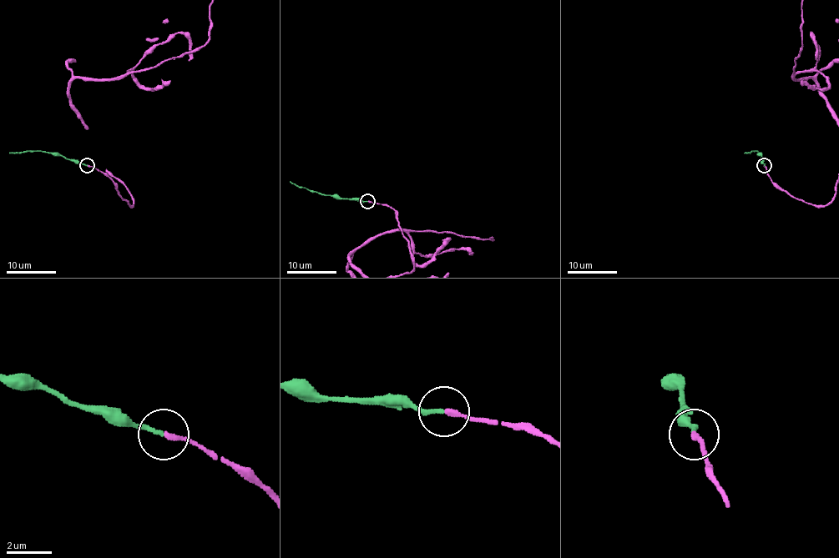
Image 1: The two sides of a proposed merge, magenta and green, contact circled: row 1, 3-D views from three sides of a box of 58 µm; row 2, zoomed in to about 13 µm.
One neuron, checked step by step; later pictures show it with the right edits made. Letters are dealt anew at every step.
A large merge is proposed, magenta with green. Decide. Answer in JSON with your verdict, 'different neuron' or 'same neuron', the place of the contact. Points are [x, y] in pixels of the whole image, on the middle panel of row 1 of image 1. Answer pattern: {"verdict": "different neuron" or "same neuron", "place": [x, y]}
{"verdict": "same neuron", "place": [367, 201]}

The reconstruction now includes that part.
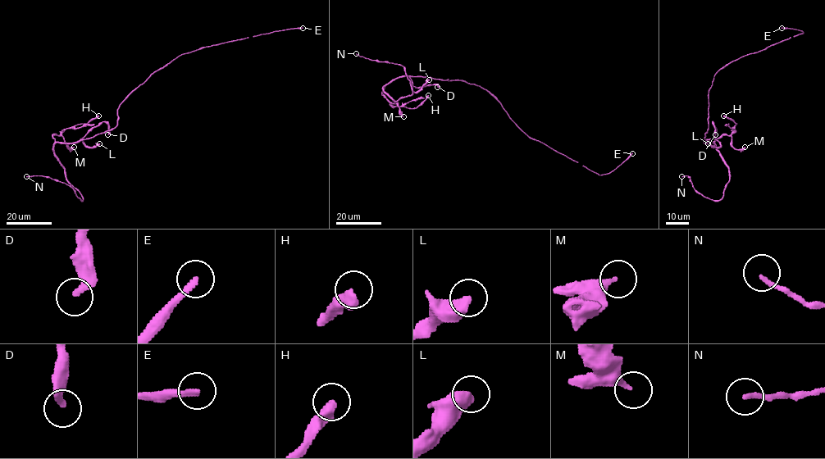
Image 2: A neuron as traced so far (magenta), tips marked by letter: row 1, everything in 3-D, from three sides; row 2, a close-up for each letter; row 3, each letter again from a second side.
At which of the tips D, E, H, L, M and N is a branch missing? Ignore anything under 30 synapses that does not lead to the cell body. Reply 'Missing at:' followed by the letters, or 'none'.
Missing at: E

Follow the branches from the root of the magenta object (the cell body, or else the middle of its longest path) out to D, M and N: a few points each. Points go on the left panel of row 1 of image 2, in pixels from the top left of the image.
D: (119, 106), (117, 124), (114, 128), (80, 139), (102, 122), (107, 124), (107, 134)
M: (119, 106), (117, 124), (109, 129), (69, 143), (56, 143), (53, 135), (61, 135), (70, 149), (74, 147)
N: (119, 106), (114, 128), (54, 144), (66, 179), (82, 200), (64, 183), (26, 176)

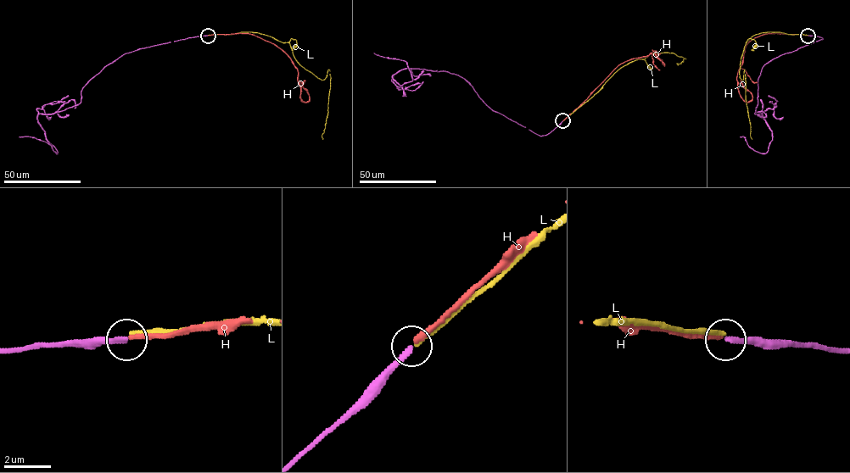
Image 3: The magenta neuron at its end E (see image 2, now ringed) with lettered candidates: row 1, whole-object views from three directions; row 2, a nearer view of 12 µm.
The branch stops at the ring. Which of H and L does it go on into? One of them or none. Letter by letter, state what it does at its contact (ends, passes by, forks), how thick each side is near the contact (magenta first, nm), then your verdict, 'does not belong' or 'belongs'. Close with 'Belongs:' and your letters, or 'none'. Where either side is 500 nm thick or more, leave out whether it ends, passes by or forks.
H: it ends there; 180 nm thick on the magenta side, 200 nm on the other; does not belong
L: it ends there; 180 nm thick on the magenta side, 160 nm on the other; does not belong
Belongs: none

